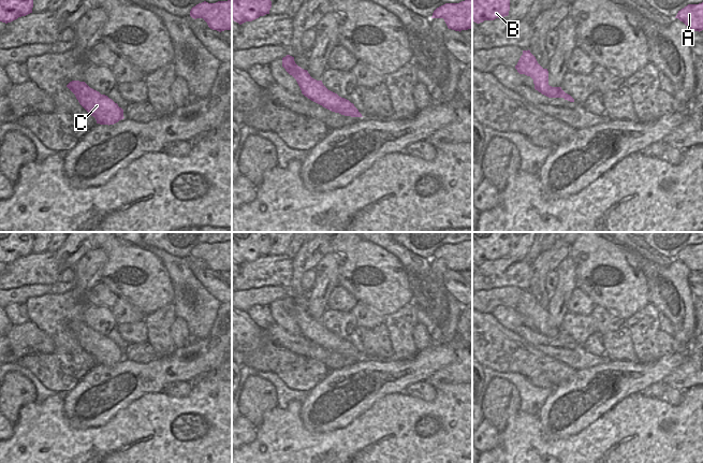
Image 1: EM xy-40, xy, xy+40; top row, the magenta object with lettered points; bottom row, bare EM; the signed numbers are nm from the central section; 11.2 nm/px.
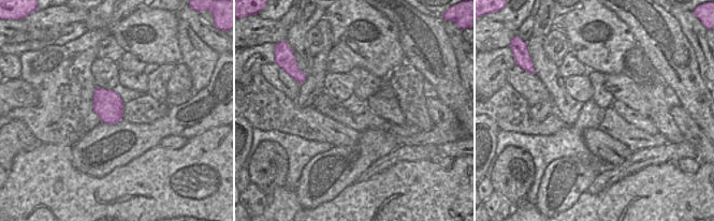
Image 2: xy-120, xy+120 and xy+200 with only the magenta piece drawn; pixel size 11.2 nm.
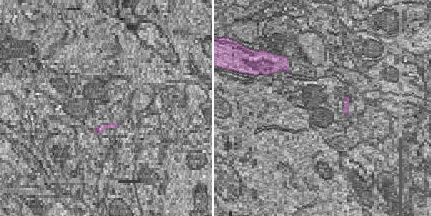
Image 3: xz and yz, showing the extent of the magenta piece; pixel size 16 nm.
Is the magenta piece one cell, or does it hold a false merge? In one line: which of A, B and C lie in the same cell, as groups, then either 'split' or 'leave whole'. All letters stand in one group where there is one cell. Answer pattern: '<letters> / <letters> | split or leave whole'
A B C | leave whole

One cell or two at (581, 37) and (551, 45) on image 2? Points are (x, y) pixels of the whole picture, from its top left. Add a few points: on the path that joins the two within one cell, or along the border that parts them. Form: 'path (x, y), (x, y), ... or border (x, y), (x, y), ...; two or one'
border (564, 34), (570, 49); two

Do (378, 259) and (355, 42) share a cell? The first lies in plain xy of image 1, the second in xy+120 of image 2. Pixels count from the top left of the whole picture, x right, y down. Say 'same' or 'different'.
same

